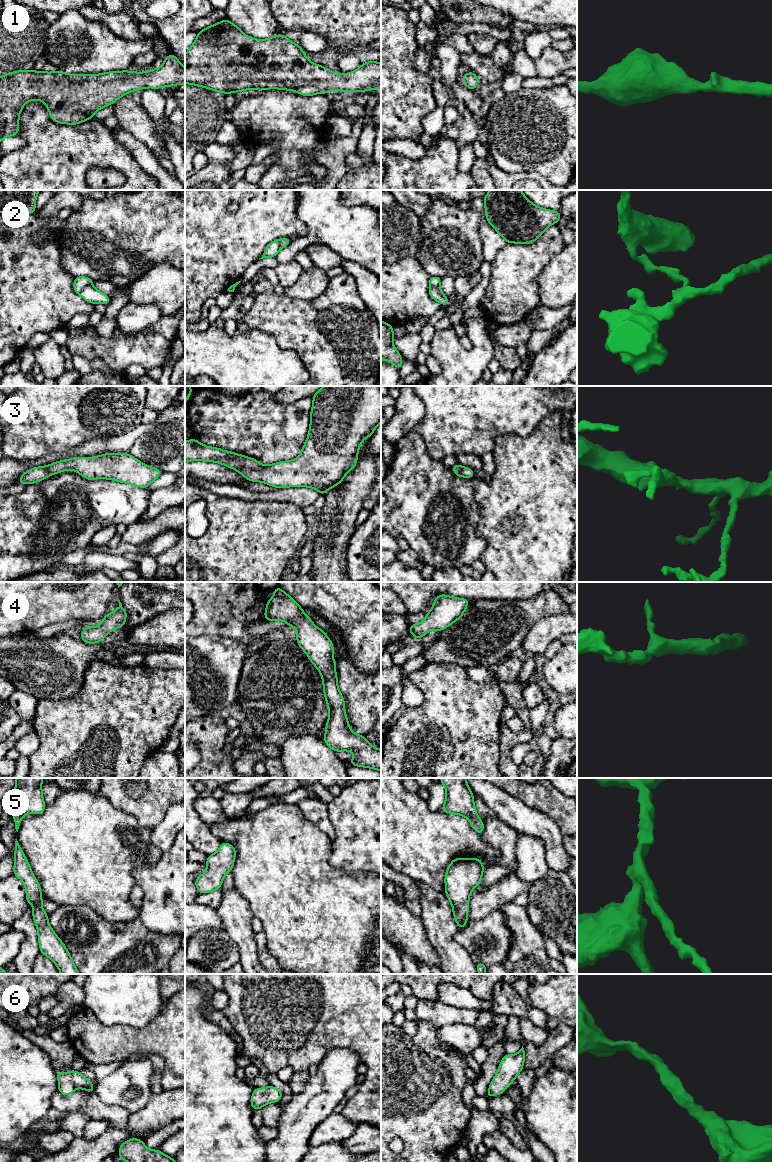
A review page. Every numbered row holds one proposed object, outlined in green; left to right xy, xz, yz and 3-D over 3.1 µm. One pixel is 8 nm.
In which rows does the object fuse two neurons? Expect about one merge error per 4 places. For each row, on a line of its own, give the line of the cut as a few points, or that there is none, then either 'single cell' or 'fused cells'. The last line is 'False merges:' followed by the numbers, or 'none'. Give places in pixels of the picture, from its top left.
1: no cut | single cell
2: xy (90, 284), (86, 285), (79, 294) | fused cells
3: no cut | single cell
4: no cut | single cell
5: no cut | single cell
6: no cut | single cell
False merges: 2

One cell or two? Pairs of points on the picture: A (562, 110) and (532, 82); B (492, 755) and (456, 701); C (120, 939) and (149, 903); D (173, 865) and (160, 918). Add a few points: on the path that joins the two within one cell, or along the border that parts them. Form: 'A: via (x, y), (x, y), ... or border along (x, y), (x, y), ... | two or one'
A: border along (560, 84), (549, 87), (522, 88) | two
B: via (479, 742), (459, 722), (457, 714) | one
C: border along (137, 918), (149, 929), (157, 932) | two
D: via (174, 878), (174, 900), (169, 905) | one

